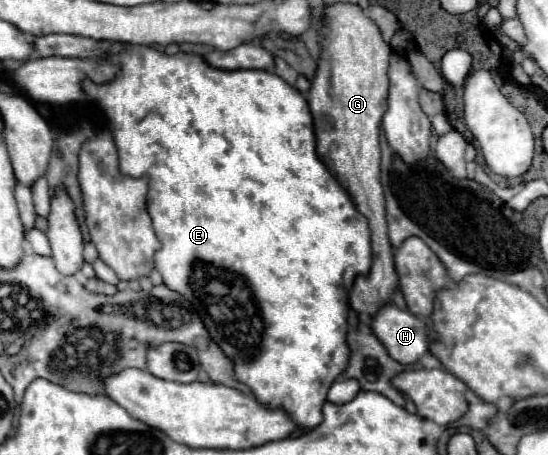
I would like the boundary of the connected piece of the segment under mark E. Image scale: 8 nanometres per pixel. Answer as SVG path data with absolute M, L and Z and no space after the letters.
M125 44L117 54L105 58L107 64L115 66L115 78L111 82L95 84L85 78L81 82L83 92L97 102L99 110L105 116L105 122L111 126L113 140L119 152L119 170L127 176L147 176L147 212L153 220L161 248L155 252L155 268L161 272L165 286L183 294L193 306L201 308L201 318L211 334L211 338L221 346L225 356L235 364L237 380L245 382L259 404L271 410L287 412L293 422L303 430L313 430L321 424L323 414L321 406L325 404L327 390L343 374L349 362L347 336L347 310L349 310L349 286L357 274L369 272L371 262L371 236L365 216L361 216L351 200L351 196L341 188L341 184L329 174L323 162L315 156L315 134L313 118L309 106L297 88L289 86L281 76L267 70L221 70L209 66L203 56L191 52L177 52L167 56L165 52L155 50L153 46Z

